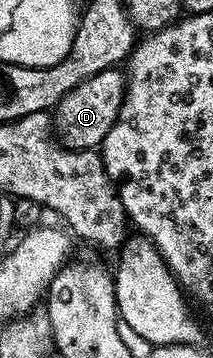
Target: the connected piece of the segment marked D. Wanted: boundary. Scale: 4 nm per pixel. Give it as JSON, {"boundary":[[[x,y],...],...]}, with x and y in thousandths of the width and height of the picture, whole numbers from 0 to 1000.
{"boundary":[[[535,190],[446,201],[408,223],[390,223],[258,302],[258,374],[291,408],[315,419],[432,419],[469,411],[479,391],[521,369],[521,346],[559,324],[559,307],[587,277],[592,209]]]}

